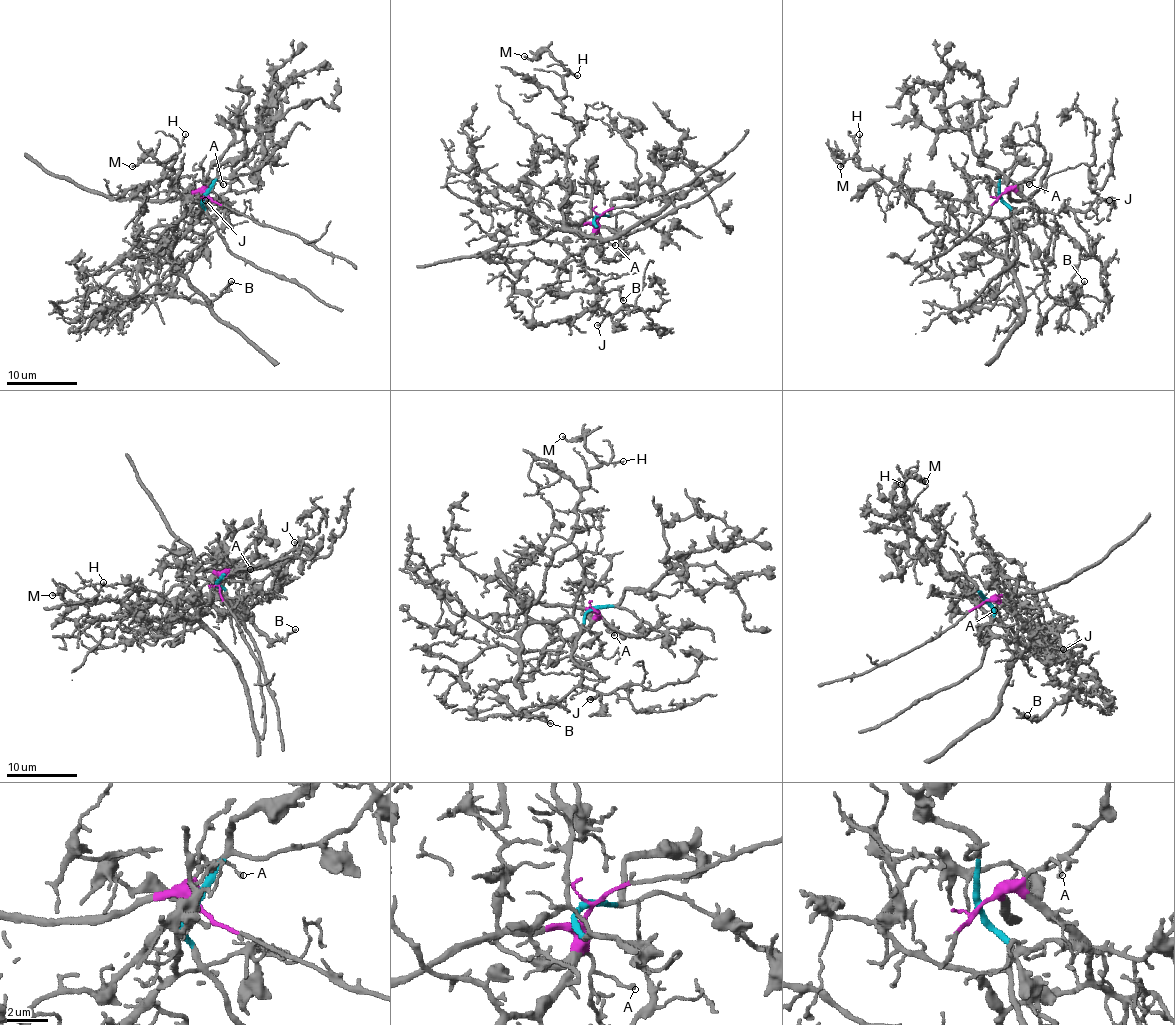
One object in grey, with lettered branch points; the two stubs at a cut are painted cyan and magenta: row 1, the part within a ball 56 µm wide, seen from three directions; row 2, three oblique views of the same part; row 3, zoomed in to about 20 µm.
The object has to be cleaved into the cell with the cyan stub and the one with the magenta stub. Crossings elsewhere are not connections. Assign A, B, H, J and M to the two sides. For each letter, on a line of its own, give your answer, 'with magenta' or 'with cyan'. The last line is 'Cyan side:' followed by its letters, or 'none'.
A: with magenta
B: with magenta
H: with cyan
J: with magenta
M: with cyan
Cyan side: H, M

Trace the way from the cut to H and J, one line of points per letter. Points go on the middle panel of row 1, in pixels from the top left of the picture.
H: (598, 215), (598, 226), (591, 217), (564, 222), (566, 151), (577, 126), (563, 114), (563, 78), (577, 75)
J: (598, 215), (595, 233), (582, 256), (595, 299), (605, 313), (596, 325)

